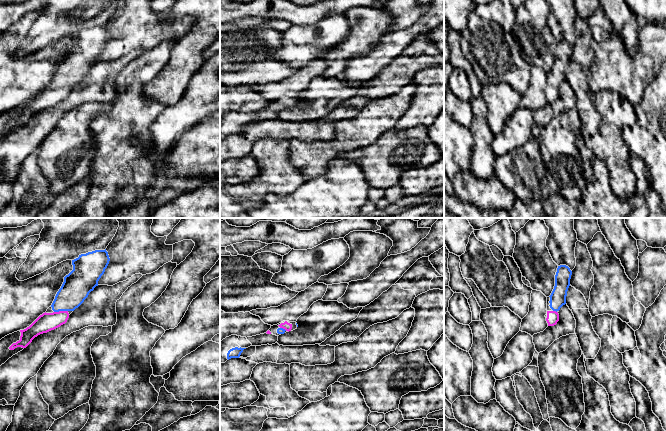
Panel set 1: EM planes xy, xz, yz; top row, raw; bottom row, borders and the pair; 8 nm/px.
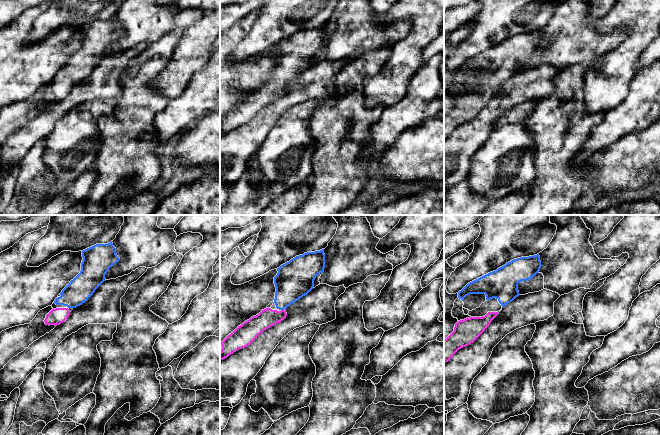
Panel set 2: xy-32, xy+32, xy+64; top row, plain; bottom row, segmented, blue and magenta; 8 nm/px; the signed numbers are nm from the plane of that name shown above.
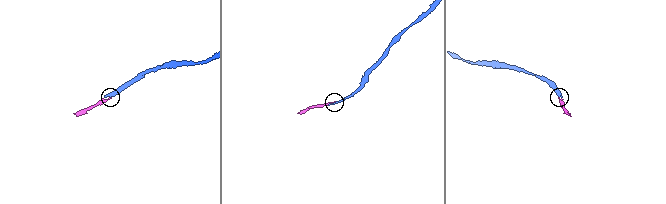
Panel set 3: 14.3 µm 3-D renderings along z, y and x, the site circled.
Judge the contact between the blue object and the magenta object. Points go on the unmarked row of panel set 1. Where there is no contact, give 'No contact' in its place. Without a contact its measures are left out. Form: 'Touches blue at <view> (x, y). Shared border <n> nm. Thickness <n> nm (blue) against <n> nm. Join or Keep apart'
Touches blue at xy (60, 86). Shared border 110 nm. Thickness 240 nm (blue) against 150 nm. Join

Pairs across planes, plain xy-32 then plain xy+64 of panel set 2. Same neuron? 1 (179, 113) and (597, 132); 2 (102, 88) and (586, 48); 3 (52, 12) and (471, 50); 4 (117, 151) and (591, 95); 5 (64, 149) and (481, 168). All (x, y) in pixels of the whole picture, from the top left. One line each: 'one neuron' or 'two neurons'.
1: one neuron
2: two neurons
3: one neuron
4: two neurons
5: one neuron

